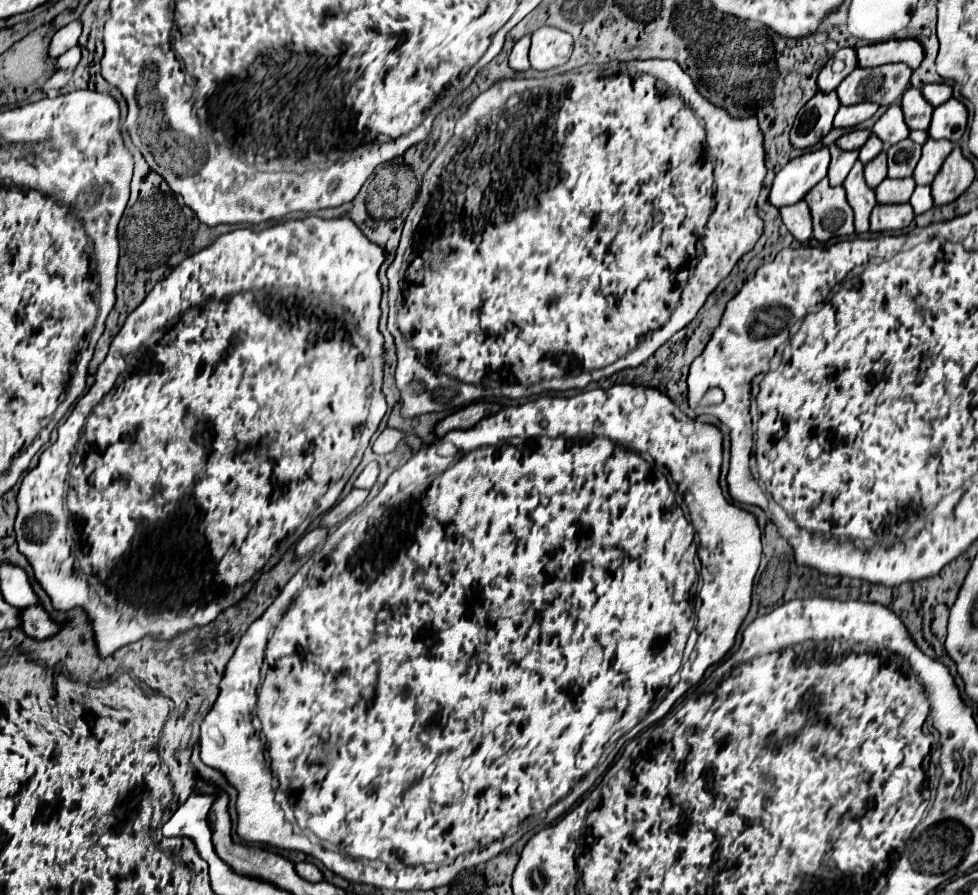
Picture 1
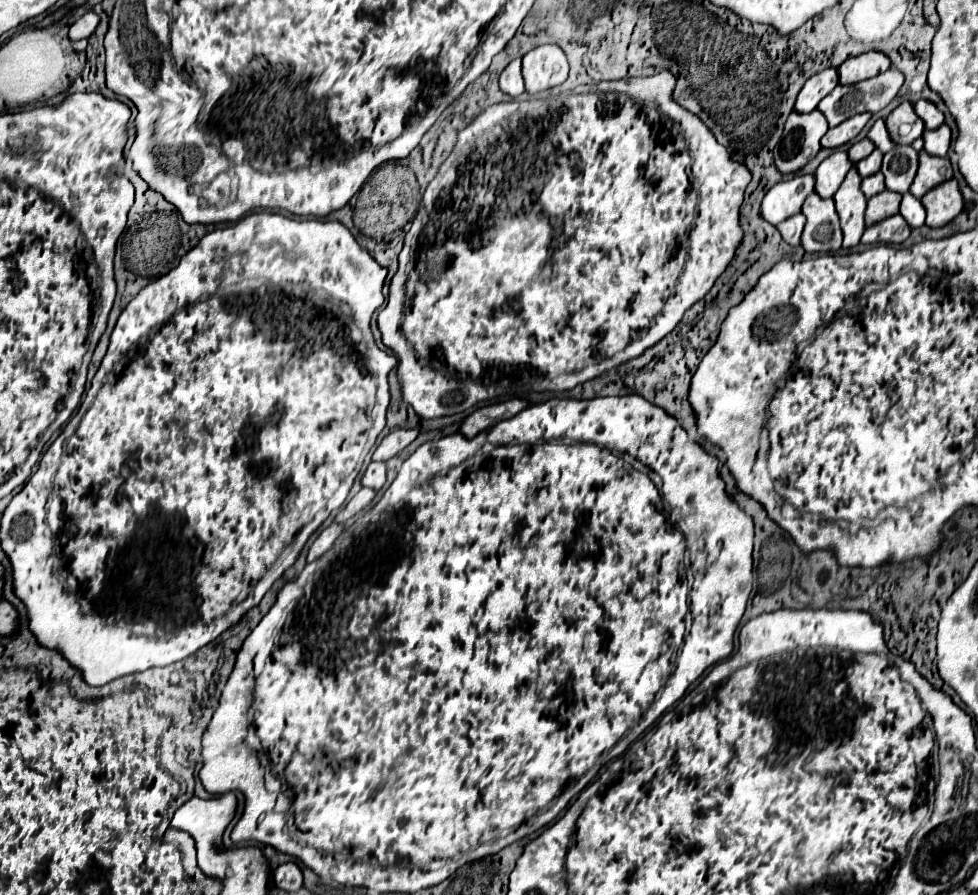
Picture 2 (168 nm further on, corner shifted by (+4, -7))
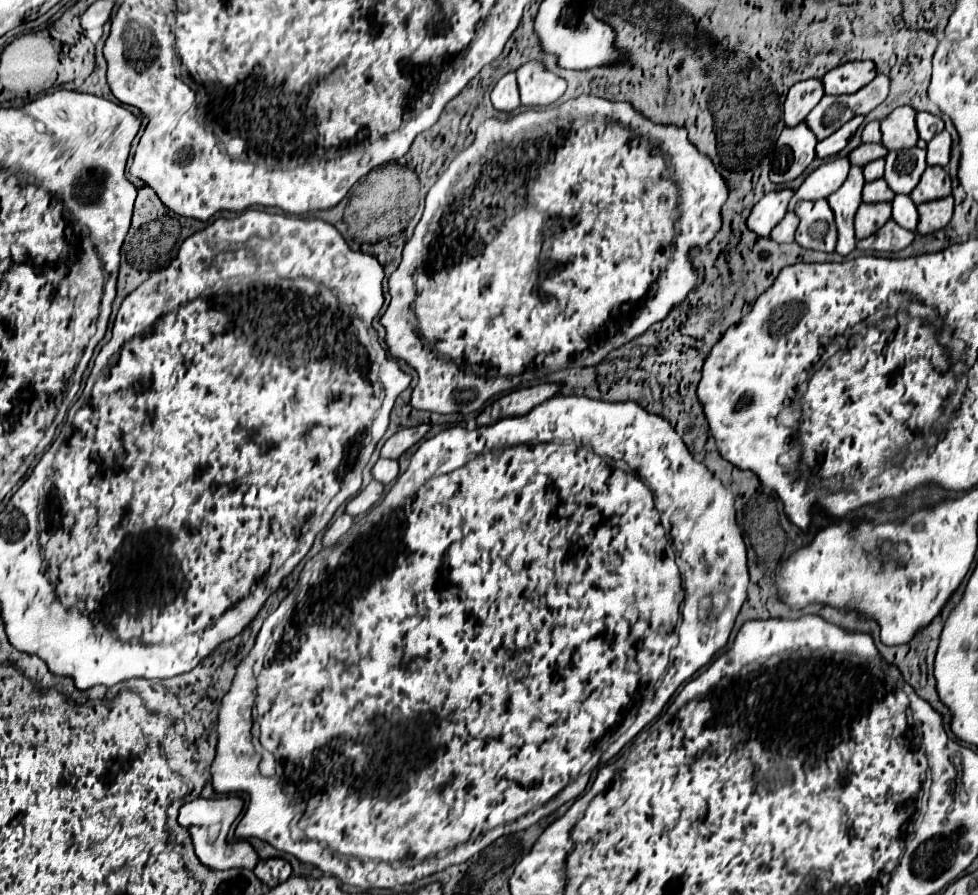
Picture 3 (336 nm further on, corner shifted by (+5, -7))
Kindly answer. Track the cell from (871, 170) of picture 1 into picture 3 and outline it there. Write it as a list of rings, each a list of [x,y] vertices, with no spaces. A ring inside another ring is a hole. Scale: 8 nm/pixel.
[[[883,178],[867,182],[863,188],[863,202],[889,202],[893,198],[895,198],[895,194],[891,192],[891,188],[887,186],[887,182]]]

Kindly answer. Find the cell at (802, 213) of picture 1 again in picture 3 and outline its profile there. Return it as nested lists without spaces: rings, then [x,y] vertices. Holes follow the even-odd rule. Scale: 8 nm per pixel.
[[[789,212],[789,214],[771,230],[771,238],[773,238],[775,242],[793,242],[797,226],[799,226],[799,216],[797,216],[795,212]]]

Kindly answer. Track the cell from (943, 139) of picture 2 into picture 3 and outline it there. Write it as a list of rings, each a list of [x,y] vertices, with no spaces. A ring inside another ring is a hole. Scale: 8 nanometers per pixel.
[[[943,130],[927,144],[927,164],[947,166],[949,154],[951,154],[951,136],[947,130]]]

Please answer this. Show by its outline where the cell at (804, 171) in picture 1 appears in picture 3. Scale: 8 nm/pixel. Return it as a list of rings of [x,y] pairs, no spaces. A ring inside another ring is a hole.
[[[781,188],[781,190],[773,190],[769,194],[765,194],[751,210],[751,216],[747,218],[747,226],[759,234],[759,236],[769,236],[769,232],[773,230],[773,226],[783,220],[783,216],[787,214],[787,206],[789,200],[793,198],[795,190],[791,188]]]

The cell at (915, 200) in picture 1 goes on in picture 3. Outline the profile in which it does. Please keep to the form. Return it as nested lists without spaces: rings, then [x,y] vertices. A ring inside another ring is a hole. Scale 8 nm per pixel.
[[[899,194],[893,198],[893,220],[911,232],[917,230],[917,224],[919,224],[917,206],[913,204],[913,200],[907,194]]]

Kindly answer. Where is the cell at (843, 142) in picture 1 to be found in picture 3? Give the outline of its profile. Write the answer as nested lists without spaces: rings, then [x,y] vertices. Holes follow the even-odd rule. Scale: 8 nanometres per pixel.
[[[861,144],[855,150],[851,150],[849,162],[853,166],[865,166],[867,162],[877,160],[877,158],[883,158],[885,154],[887,154],[887,150],[881,144]]]

